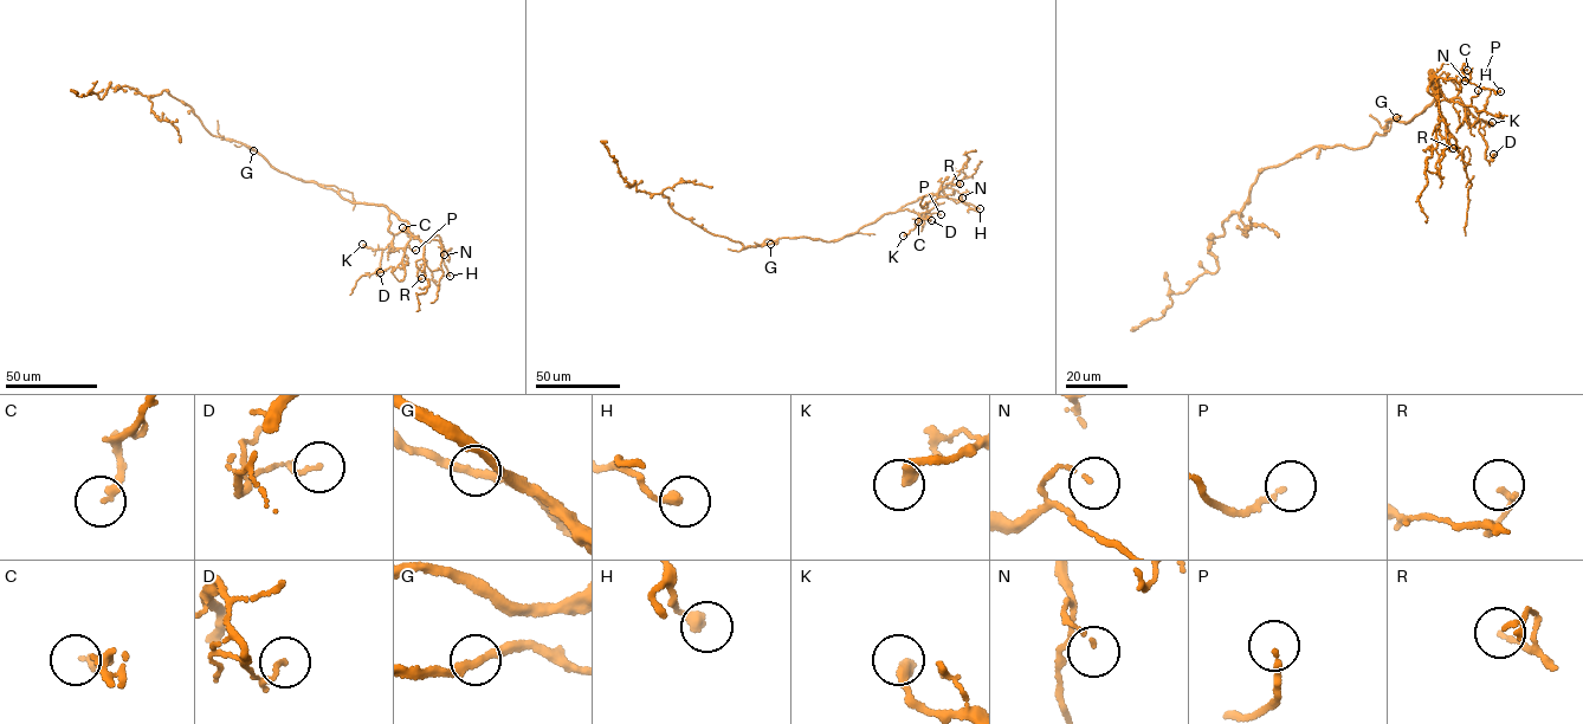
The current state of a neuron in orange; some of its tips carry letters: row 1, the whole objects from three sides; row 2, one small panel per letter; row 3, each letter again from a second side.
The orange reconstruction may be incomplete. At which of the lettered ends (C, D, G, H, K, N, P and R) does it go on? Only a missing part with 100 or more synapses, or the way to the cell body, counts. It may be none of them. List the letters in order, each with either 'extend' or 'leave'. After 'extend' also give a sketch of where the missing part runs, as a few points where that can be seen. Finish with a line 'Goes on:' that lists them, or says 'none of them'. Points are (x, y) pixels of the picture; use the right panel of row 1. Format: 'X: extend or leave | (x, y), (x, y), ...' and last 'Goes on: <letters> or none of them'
C: leave
D: leave
G: leave
H: leave
K: leave
N: leave
P: leave
R: leave
Goes on: none of them

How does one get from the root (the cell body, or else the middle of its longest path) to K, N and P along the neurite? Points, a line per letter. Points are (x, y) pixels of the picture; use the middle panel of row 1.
K: (767, 239), (803, 237), (835, 241), (884, 214), (906, 208), (919, 215), (919, 220), (903, 236)
N: (767, 239), (803, 237), (835, 241), (921, 196), (936, 193), (942, 185), (945, 196), (962, 198)
P: (767, 239), (803, 237), (835, 241), (899, 209), (941, 214)

